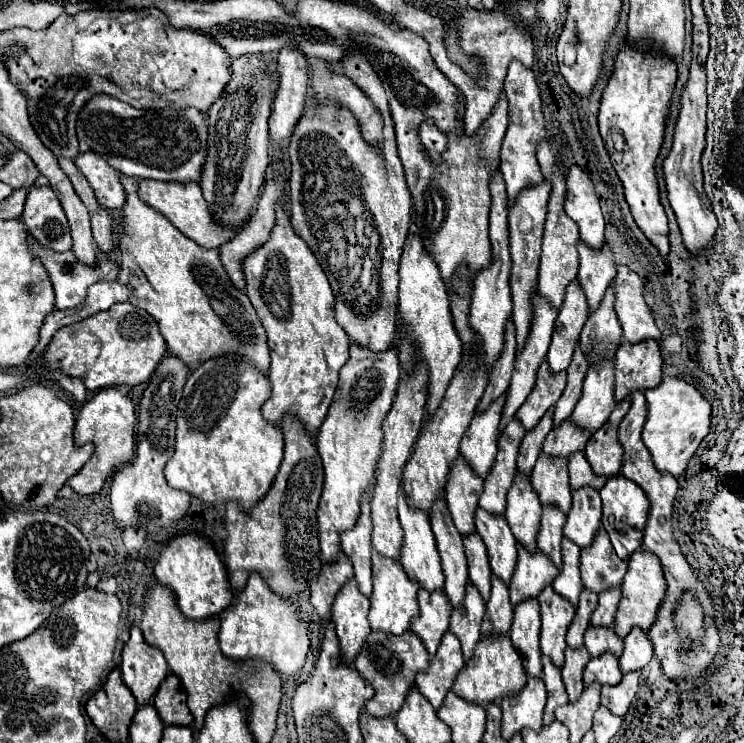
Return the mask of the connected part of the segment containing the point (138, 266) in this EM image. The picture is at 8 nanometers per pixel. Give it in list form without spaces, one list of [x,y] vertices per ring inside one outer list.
[[[121,176],[121,184],[127,202],[117,232],[117,246],[121,250],[119,282],[131,288],[129,302],[157,320],[167,348],[189,364],[191,370],[211,356],[233,352],[251,358],[261,372],[269,372],[265,328],[247,294],[229,282],[219,252],[189,240],[155,208],[147,206],[137,194],[137,178]]]

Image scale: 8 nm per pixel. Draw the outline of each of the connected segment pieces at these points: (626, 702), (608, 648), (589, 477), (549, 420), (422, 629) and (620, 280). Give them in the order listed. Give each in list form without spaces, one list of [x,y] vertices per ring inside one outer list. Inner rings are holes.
[[[627,672],[617,686],[601,686],[601,704],[617,716],[625,716],[637,694],[637,686],[639,672]]]
[[[589,626],[585,632],[585,646],[591,656],[599,656],[603,652],[613,652],[619,656],[619,652],[623,652],[623,638],[617,636],[613,628]]]
[[[577,450],[571,458],[569,458],[569,476],[571,476],[571,490],[575,488],[583,488],[583,486],[593,486],[595,490],[601,490],[603,484],[607,482],[605,476],[599,476],[591,470],[585,452]]]
[[[551,408],[543,418],[541,422],[529,430],[521,442],[521,448],[519,448],[519,458],[517,458],[517,468],[525,474],[531,474],[531,468],[535,466],[535,460],[539,458],[539,452],[541,452],[541,446],[543,446],[543,440],[545,436],[549,434],[549,430],[553,428],[553,410]]]
[[[419,588],[417,602],[419,616],[411,620],[409,628],[423,640],[429,650],[429,656],[435,656],[443,634],[449,630],[449,616],[453,606],[443,590],[427,592],[425,588]]]
[[[617,266],[615,276],[615,312],[623,326],[623,338],[627,342],[641,342],[641,340],[659,340],[661,332],[655,326],[655,318],[651,308],[645,302],[645,284],[643,280],[631,272],[627,266]]]

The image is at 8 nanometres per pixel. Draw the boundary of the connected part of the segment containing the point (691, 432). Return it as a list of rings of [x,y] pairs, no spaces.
[[[665,376],[659,386],[645,392],[647,396],[647,422],[643,428],[643,442],[649,448],[655,468],[681,476],[687,468],[687,462],[699,448],[701,440],[709,434],[711,426],[711,404],[705,396],[691,384],[681,378]]]

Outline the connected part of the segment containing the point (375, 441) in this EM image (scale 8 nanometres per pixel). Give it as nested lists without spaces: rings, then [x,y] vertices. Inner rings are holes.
[[[351,340],[349,354],[351,358],[341,368],[339,386],[329,412],[317,430],[317,450],[325,470],[317,526],[321,554],[327,562],[335,560],[335,554],[339,554],[339,534],[347,528],[353,528],[359,518],[361,492],[375,484],[375,464],[383,442],[381,422],[395,400],[397,384],[401,380],[397,346],[385,352],[371,352],[369,348],[363,348]]]

